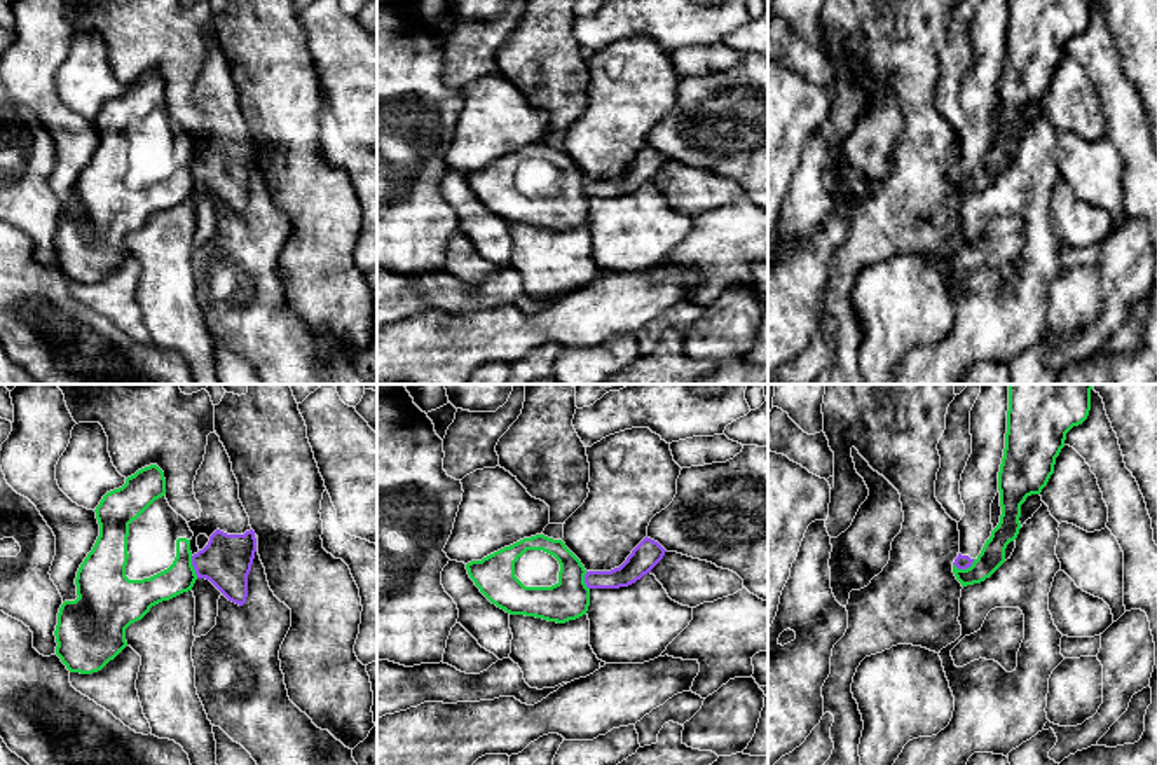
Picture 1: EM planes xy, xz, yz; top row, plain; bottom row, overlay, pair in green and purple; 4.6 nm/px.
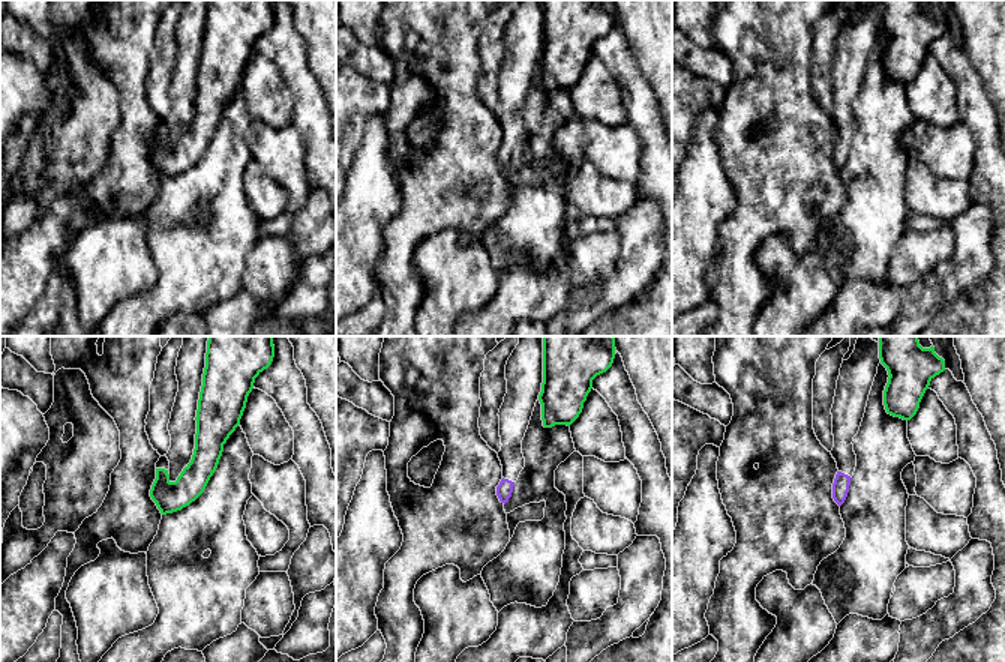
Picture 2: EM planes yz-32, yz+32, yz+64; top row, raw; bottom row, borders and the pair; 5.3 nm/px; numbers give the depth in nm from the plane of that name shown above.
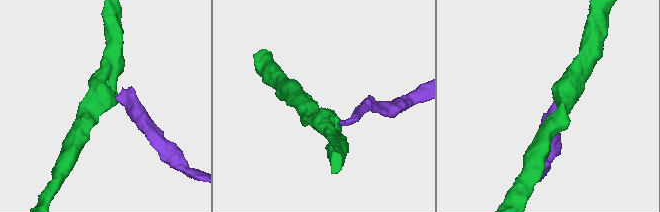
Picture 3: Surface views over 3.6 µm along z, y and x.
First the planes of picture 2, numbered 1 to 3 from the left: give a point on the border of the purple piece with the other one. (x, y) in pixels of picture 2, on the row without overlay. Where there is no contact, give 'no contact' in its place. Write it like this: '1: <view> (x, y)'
1: no contact
2: no contact
3: no contact

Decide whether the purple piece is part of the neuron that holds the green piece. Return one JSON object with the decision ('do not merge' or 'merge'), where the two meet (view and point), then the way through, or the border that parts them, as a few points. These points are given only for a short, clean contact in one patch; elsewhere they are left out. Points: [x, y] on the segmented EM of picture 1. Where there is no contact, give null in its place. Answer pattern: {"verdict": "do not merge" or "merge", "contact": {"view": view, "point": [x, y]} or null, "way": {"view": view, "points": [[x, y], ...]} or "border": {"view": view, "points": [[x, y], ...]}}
{"verdict": "do not merge", "contact": {"view": "yz", "point": [964, 570]}, "border": {"view": "yz", "points": [[974, 559], [965, 568], [958, 568], [953, 563]]}}

